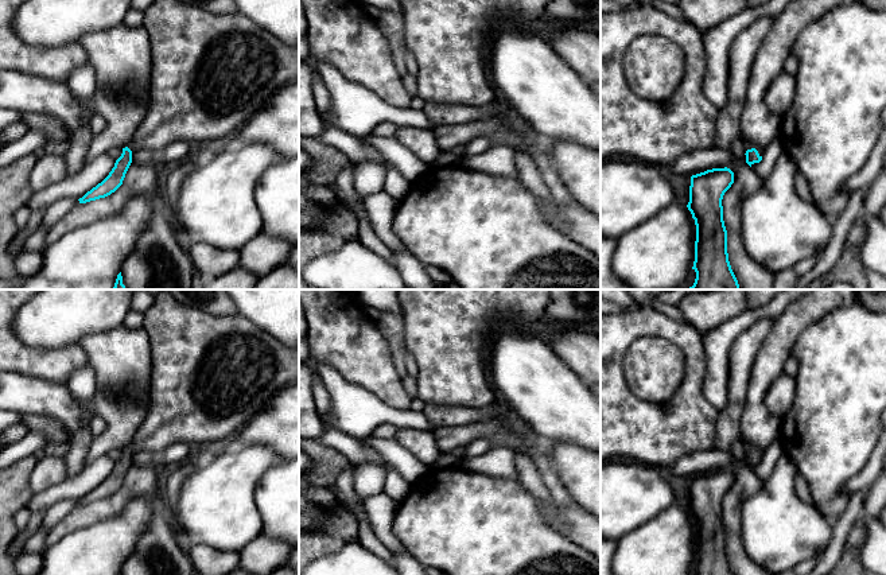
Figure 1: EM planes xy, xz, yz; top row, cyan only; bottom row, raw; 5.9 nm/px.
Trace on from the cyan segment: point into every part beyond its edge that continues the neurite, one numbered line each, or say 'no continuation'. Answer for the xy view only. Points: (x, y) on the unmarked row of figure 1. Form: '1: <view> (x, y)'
1: xy (210, 375)

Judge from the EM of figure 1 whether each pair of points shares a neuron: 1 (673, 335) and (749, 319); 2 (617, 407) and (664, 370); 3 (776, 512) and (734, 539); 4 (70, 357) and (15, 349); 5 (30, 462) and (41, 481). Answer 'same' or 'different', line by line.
1: different
2: different
3: different
4: same
5: different

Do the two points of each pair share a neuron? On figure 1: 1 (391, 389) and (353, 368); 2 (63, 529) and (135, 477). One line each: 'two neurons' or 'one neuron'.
1: one neuron
2: one neuron

